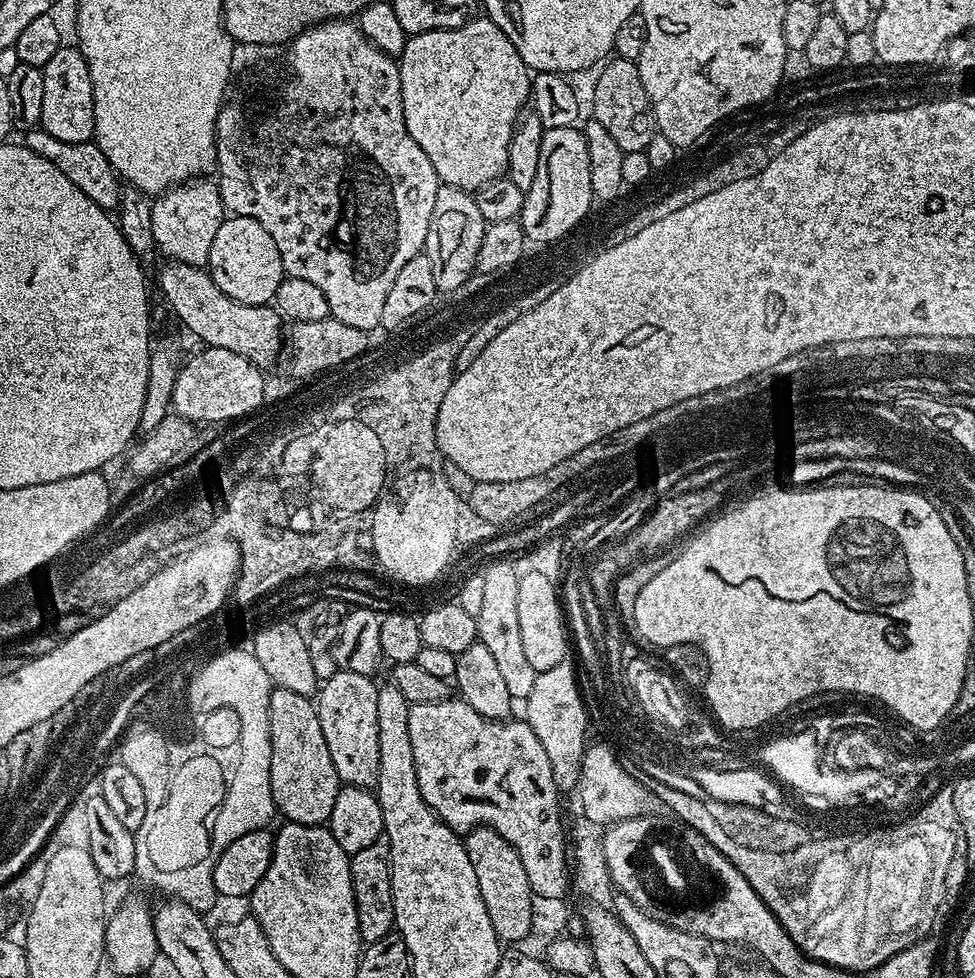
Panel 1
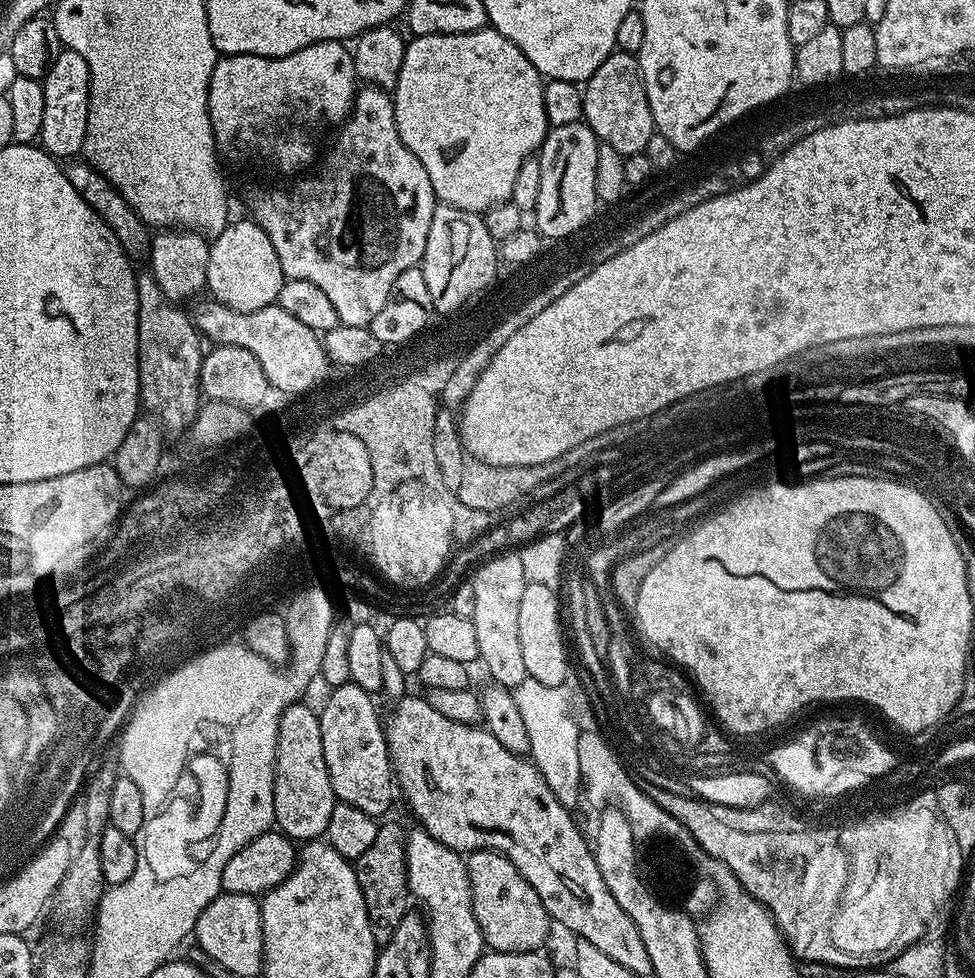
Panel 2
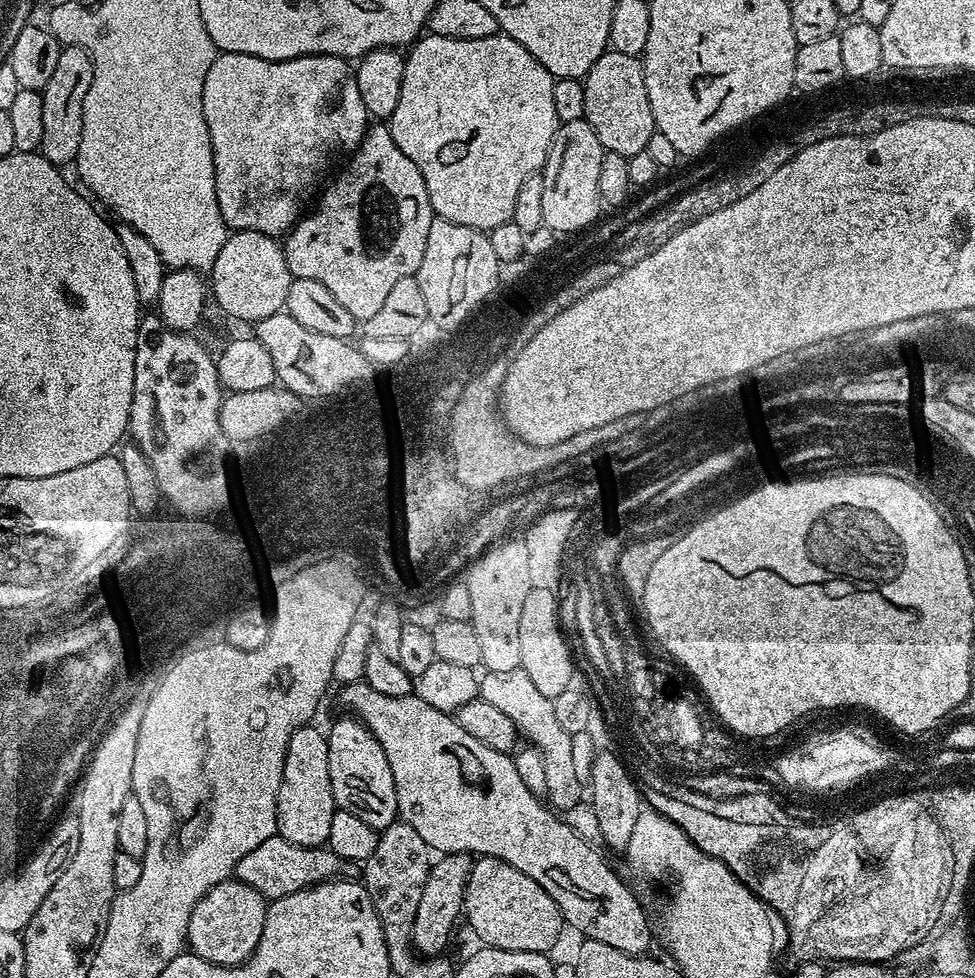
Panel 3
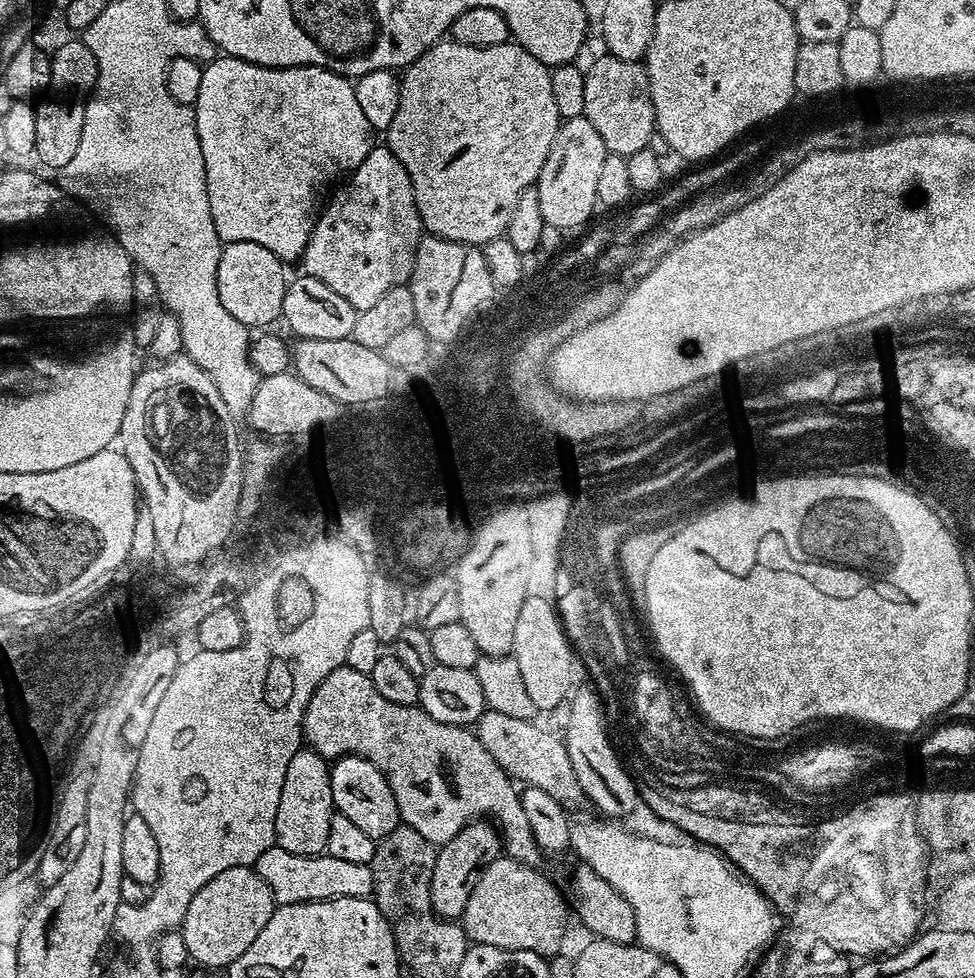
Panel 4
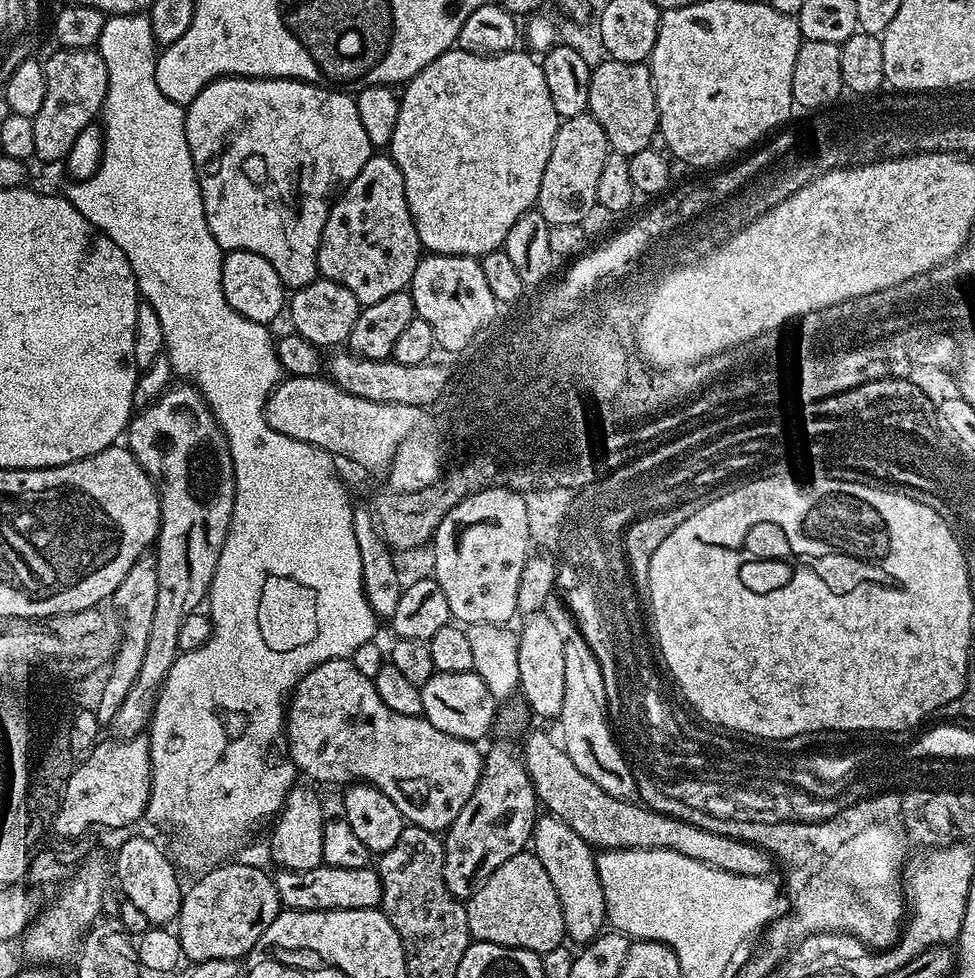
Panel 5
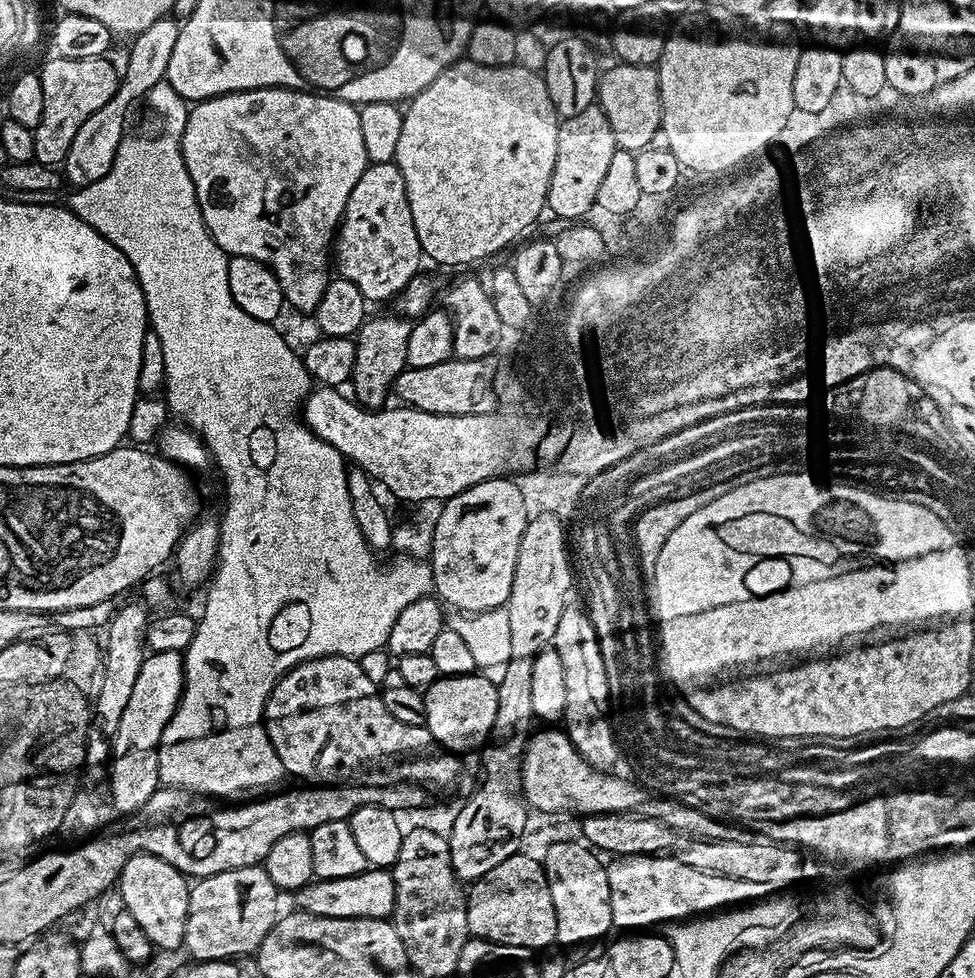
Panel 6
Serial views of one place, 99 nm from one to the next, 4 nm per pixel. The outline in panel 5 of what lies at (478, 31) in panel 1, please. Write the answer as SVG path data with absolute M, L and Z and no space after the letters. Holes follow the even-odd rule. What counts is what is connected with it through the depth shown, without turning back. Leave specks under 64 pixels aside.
M453 47L438 58L434 58L434 62L430 62L430 66L426 66L414 79L407 81L399 93L400 109L398 122L394 126L390 155L398 170L404 175L408 209L421 245L429 253L479 258L488 252L503 249L506 234L510 234L510 226L514 226L514 222L518 222L518 218L522 218L522 214L536 203L538 190L542 186L542 174L546 170L546 162L550 158L550 150L554 146L554 138L560 128L562 117L554 110L554 101L550 99L550 89L546 87L546 74L541 61L520 51L503 52L497 56L479 56Z

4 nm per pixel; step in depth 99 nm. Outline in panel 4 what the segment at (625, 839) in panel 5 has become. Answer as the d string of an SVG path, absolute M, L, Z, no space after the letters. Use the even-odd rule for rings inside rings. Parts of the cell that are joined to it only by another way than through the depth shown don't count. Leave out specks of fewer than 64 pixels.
M486 710L476 721L474 731L478 742L486 746L486 754L490 754L490 758L494 758L494 762L498 762L501 770L513 781L529 788L546 790L546 794L550 794L550 798L557 800L564 809L573 810L580 803L584 804L586 797L578 782L578 774L574 774L564 737L559 731L551 732L536 723L535 719L510 718L510 714Z

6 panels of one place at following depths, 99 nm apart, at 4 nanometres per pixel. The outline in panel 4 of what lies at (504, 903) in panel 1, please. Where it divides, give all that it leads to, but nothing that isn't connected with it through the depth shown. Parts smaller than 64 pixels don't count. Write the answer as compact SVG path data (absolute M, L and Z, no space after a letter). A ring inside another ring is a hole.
M501 854L497 860L490 862L486 870L478 878L474 890L470 890L470 902L466 902L466 910L462 917L462 927L472 944L498 946L502 950L526 950L545 958L551 958L561 951L564 935L568 932L568 916L570 920L570 904L556 884L548 876L540 873L539 867L524 864L521 860Z

